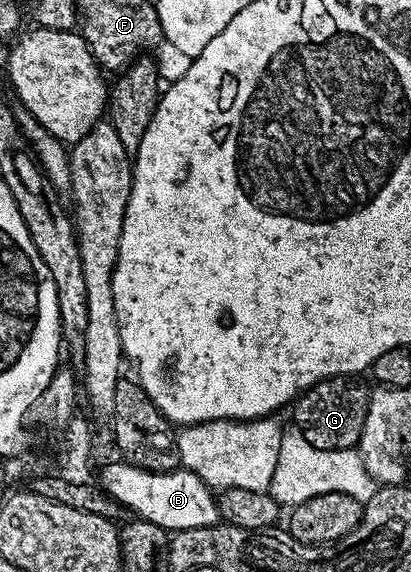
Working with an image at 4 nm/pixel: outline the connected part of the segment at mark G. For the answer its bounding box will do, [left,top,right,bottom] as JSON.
[294,376,369,450]

